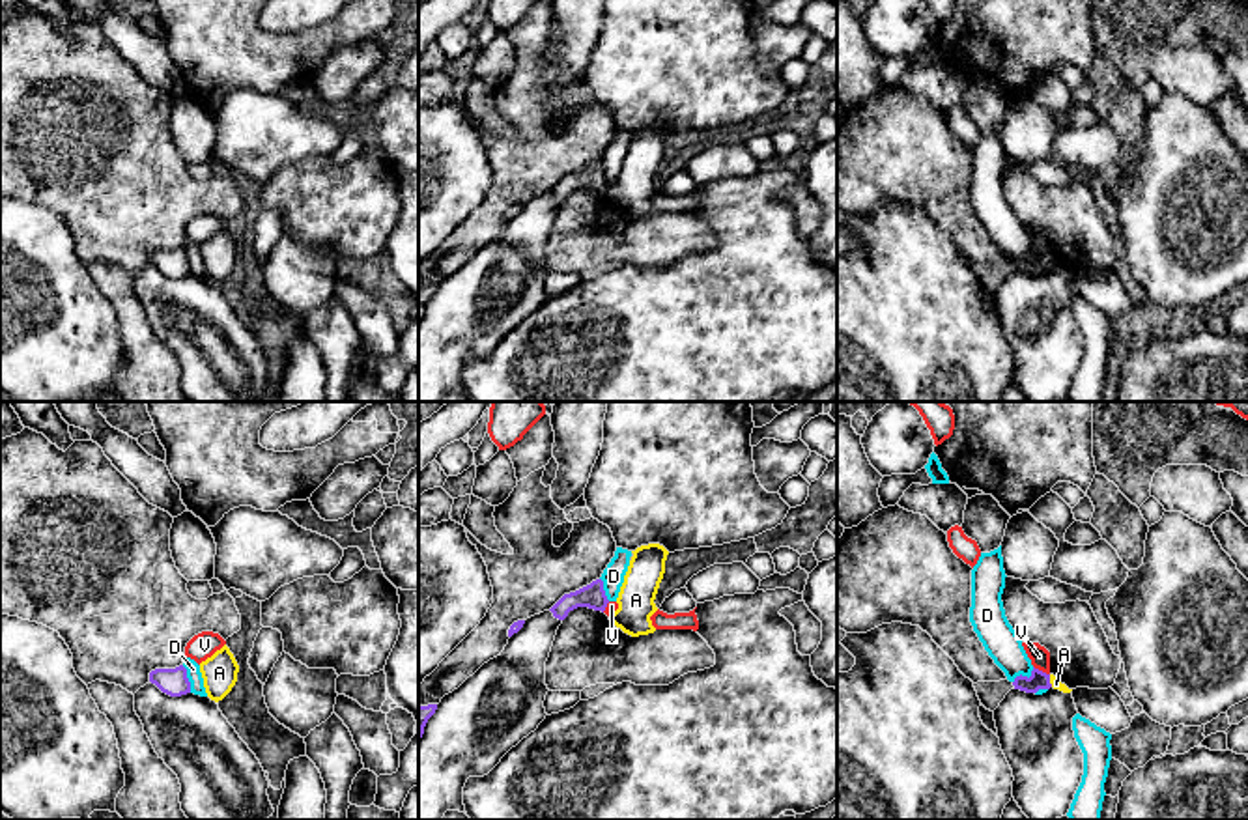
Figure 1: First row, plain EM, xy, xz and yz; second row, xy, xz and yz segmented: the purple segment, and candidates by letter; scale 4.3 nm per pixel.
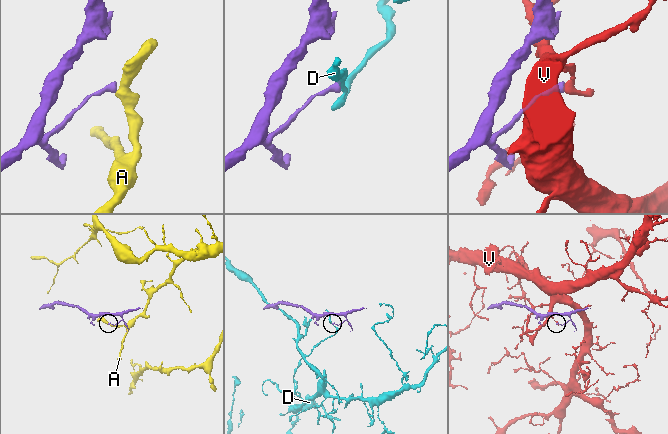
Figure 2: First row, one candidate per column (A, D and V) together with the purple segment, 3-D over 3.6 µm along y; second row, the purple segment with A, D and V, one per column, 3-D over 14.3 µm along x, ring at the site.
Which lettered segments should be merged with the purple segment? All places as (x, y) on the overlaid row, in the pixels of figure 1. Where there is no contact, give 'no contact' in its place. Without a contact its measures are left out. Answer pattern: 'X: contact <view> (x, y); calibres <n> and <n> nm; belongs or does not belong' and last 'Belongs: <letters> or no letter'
A: contact yz (1049, 680); calibres 80 and 50 nm; does not belong
D: contact yz (1024, 677); calibres 80 and 150 nm; does not belong
V: contact yz (1041, 671); calibres 80 and 90 nm; does not belong
Belongs: no letter

